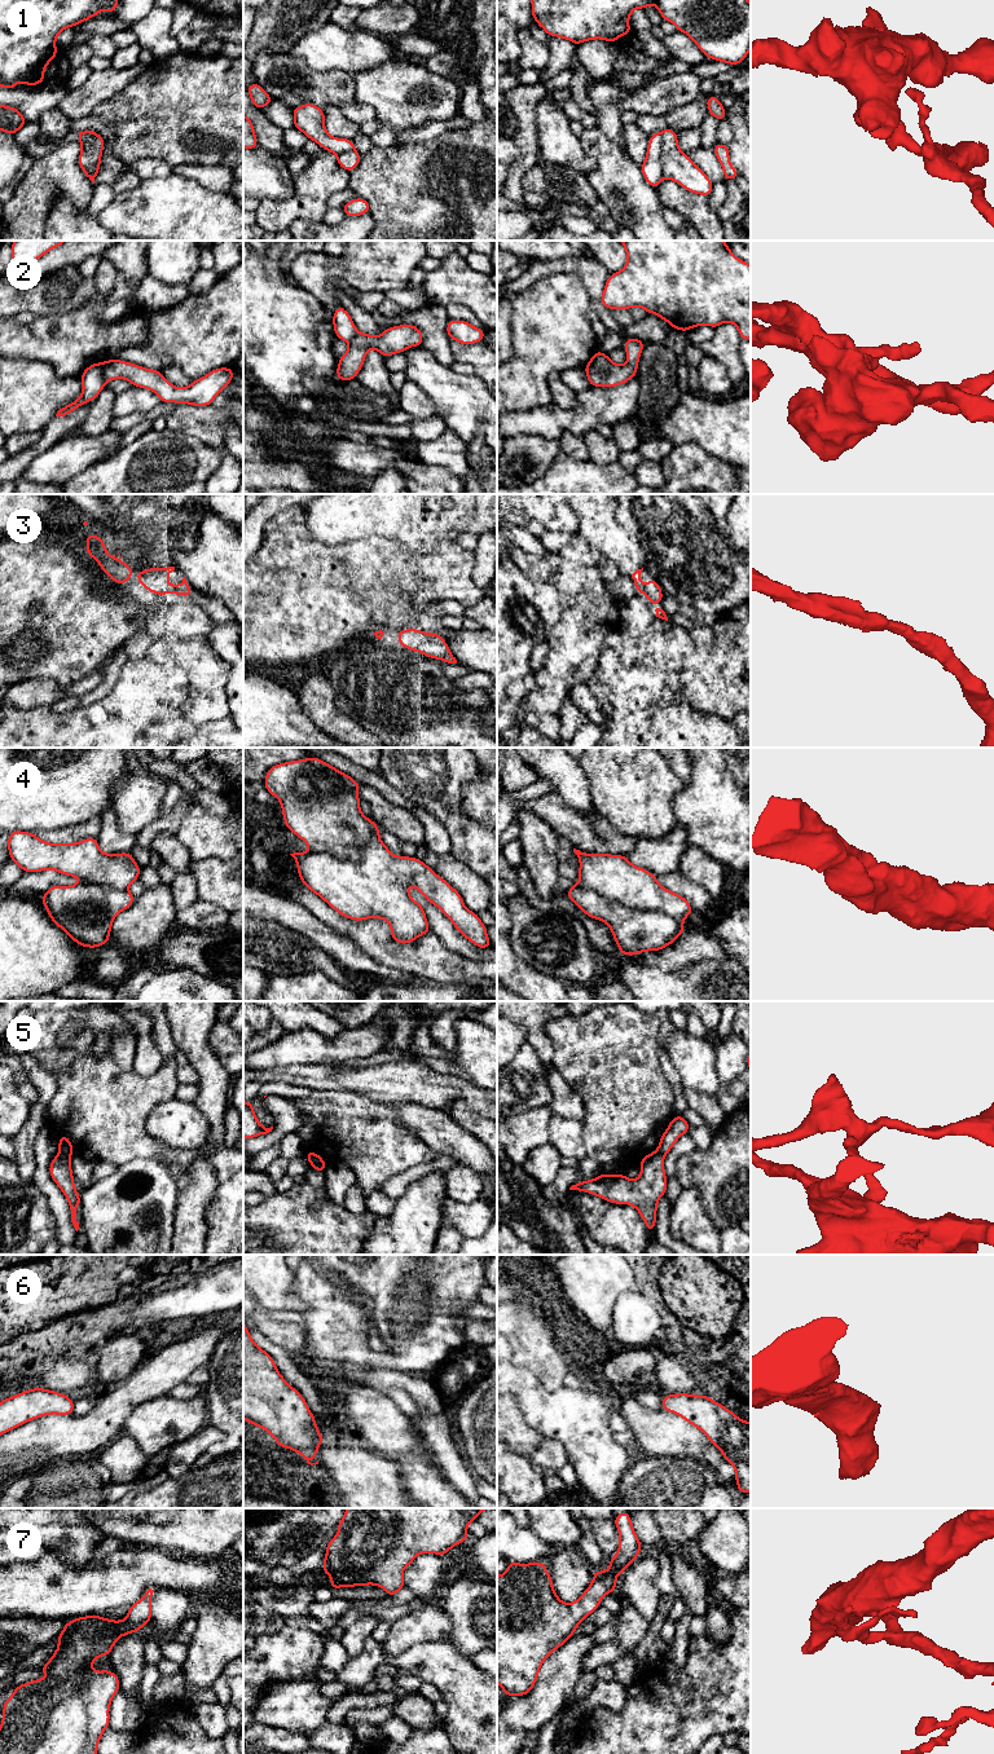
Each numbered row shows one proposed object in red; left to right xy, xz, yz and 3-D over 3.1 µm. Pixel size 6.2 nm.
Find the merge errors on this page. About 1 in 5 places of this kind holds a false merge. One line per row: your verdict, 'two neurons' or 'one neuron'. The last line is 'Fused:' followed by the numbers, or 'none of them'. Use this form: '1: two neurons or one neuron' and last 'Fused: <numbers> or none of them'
1: two neurons
2: two neurons
3: one neuron
4: one neuron
5: two neurons
6: one neuron
7: one neuron
Fused: 1, 2, 5

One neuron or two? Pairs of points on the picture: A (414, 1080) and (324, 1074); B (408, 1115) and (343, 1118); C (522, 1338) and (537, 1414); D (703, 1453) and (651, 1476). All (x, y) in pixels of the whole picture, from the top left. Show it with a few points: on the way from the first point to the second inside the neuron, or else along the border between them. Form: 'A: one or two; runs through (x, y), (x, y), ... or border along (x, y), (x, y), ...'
A: one; runs through (392, 1080), (346, 1079)
B: two; border along (387, 1104), (397, 1118), (418, 1136)
C: two; border along (510, 1344), (513, 1361), (526, 1366), (549, 1391)
D: two; border along (690, 1458), (704, 1464)

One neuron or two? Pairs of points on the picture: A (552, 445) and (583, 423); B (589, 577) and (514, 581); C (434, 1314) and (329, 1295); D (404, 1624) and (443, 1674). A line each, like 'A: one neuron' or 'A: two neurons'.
A: two neurons
B: two neurons
C: one neuron
D: two neurons

